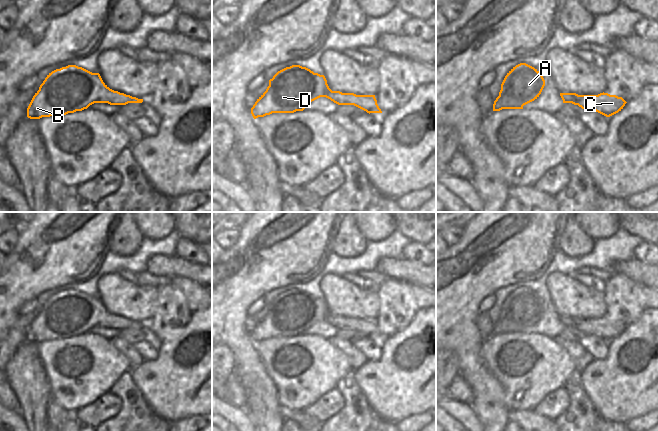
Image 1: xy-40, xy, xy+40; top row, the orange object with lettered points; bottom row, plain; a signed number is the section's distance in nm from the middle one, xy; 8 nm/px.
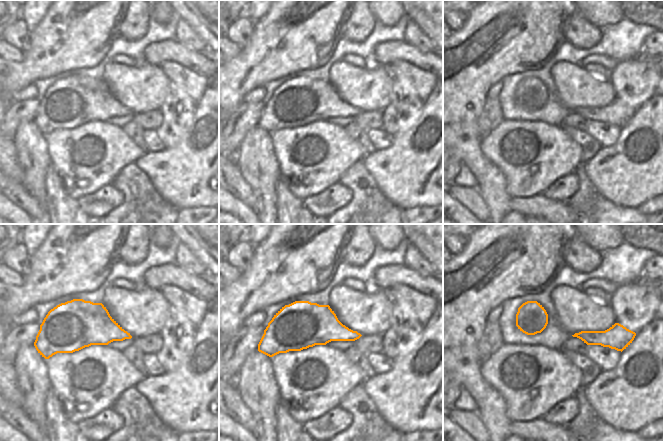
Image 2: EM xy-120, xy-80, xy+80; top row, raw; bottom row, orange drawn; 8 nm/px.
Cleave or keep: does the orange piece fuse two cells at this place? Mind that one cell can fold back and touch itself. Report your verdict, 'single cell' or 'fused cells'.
single cell

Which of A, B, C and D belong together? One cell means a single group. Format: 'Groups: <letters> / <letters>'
Groups: A B C D

